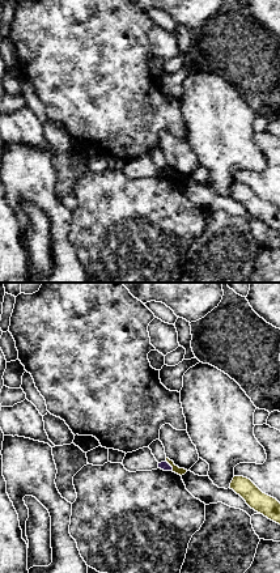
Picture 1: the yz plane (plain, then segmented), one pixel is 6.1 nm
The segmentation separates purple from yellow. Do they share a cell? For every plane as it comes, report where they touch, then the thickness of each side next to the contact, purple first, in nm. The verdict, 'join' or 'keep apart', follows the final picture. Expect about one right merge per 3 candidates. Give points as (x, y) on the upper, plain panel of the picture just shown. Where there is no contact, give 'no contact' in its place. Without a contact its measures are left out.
(170, 173) | 60/50 nm

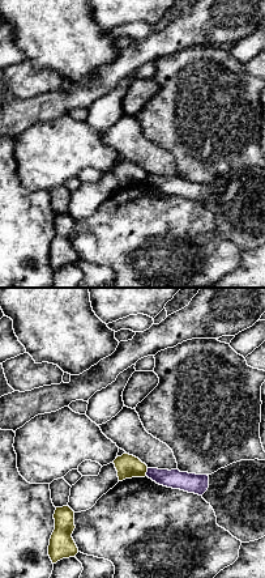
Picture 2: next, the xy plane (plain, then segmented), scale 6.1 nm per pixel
(146, 179) | 120/140 nm

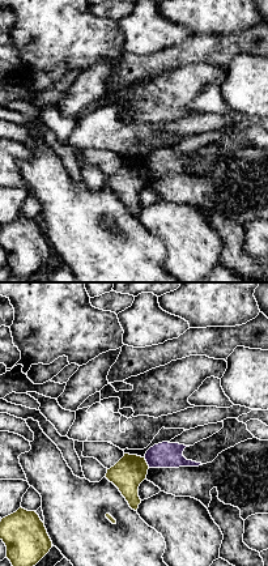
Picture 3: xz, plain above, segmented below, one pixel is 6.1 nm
(147, 169) | 160/200 nm

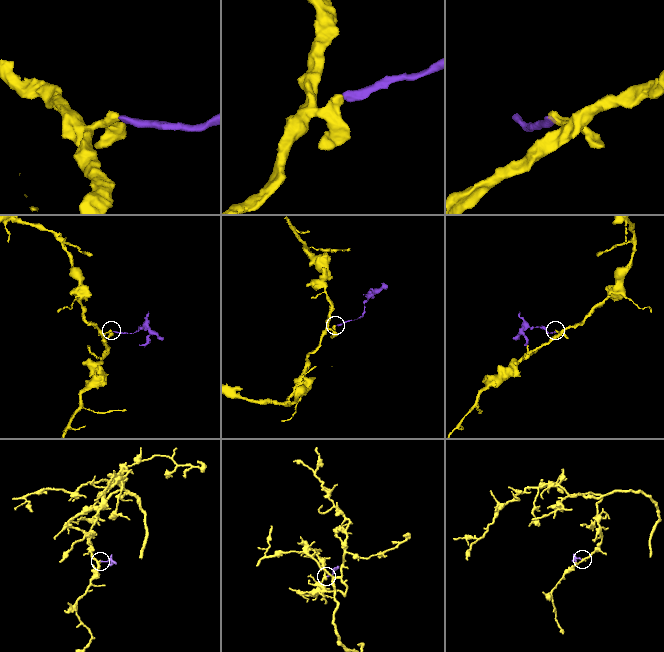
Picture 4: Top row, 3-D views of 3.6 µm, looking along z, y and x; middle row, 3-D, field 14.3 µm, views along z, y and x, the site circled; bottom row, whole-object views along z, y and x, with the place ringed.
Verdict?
keep apart

